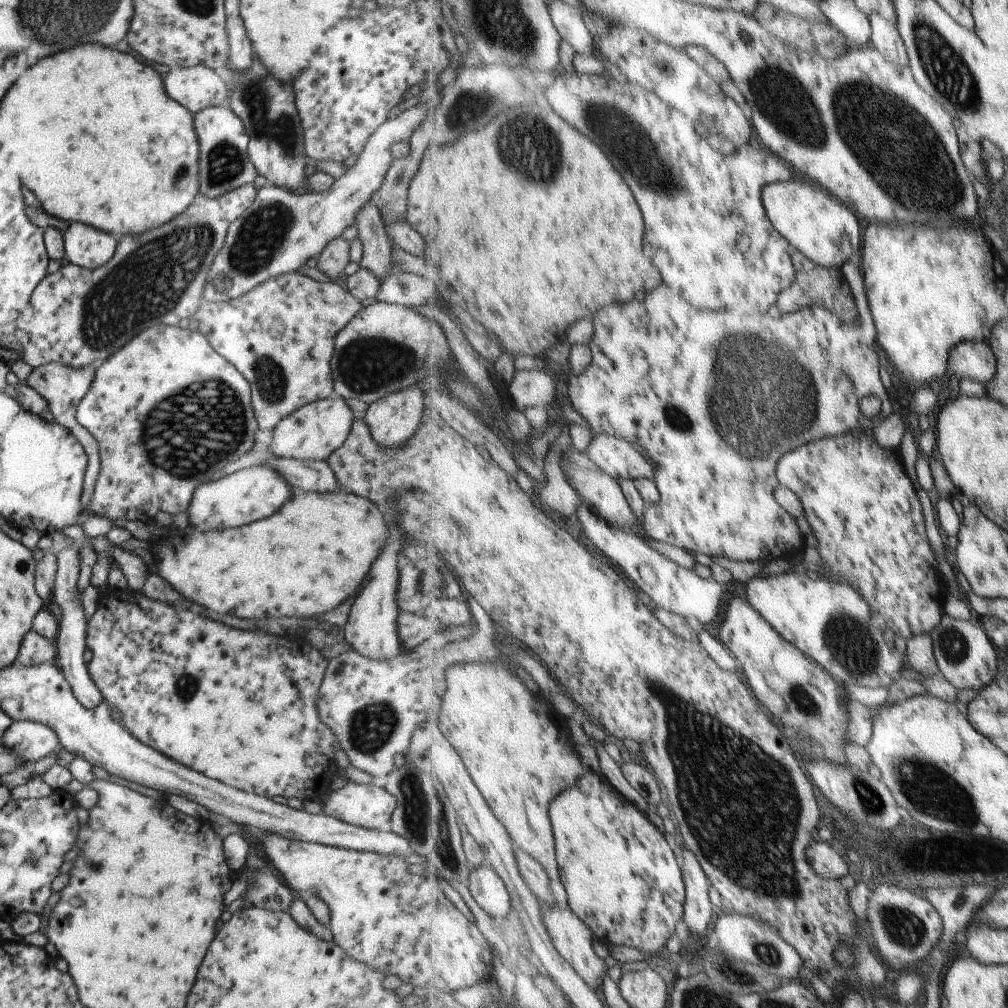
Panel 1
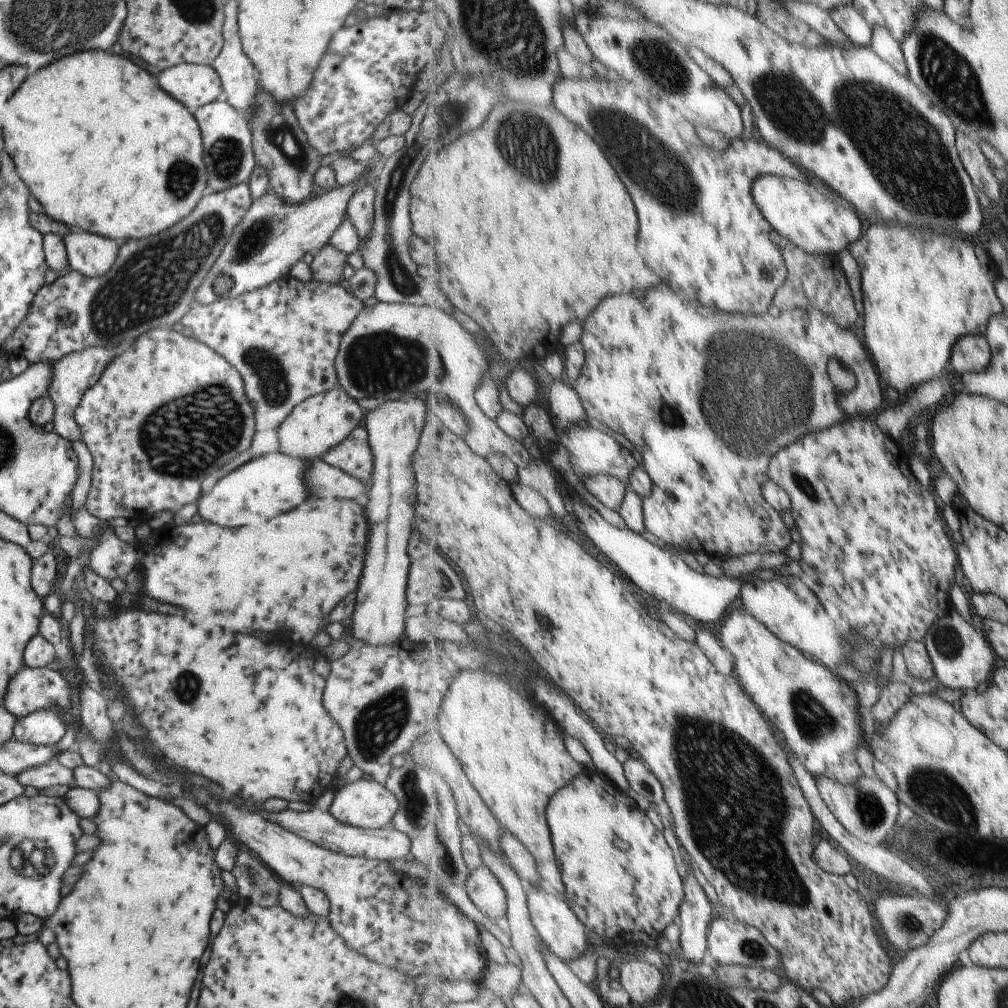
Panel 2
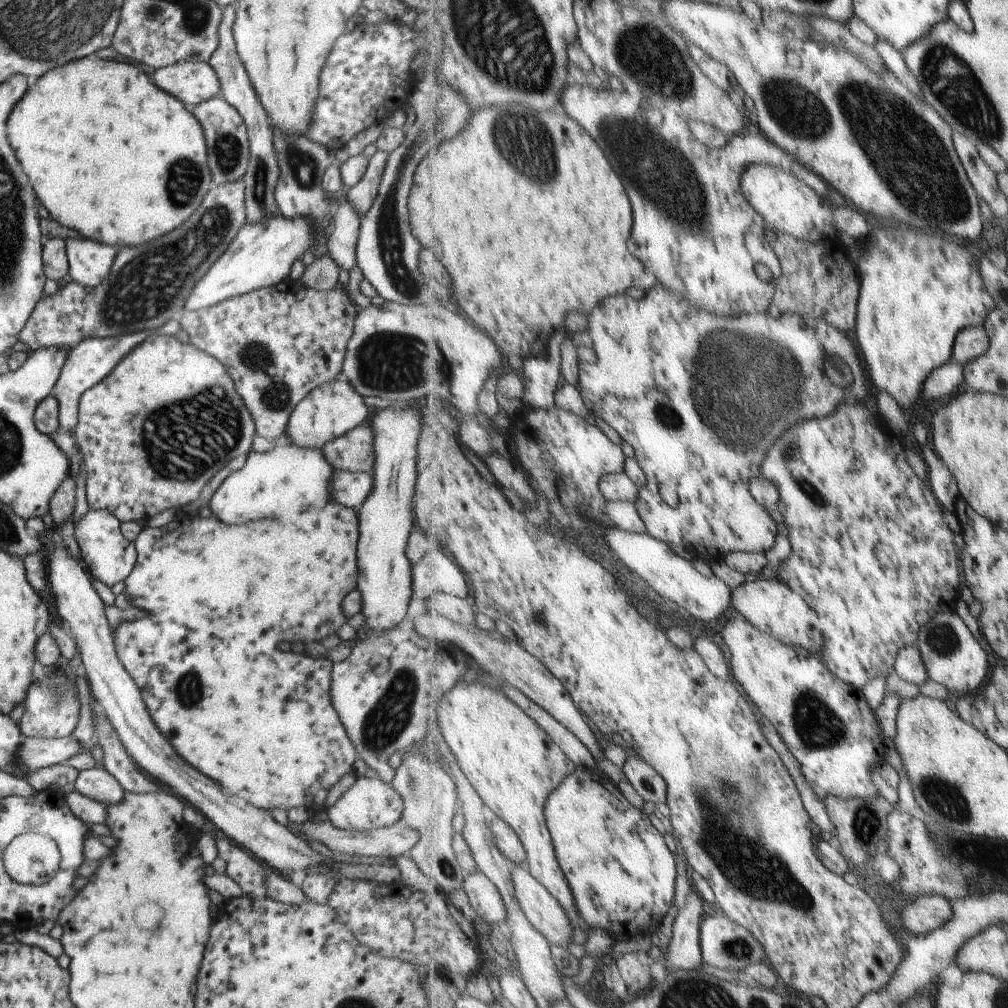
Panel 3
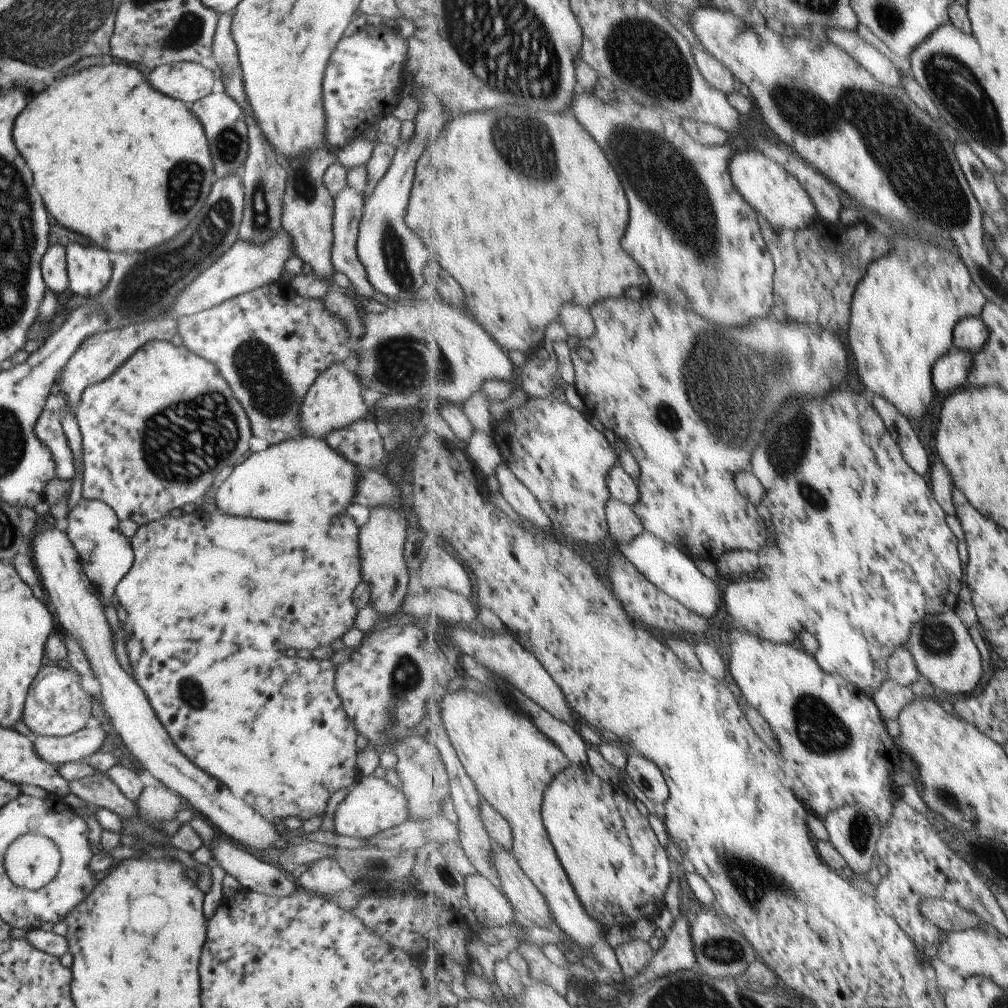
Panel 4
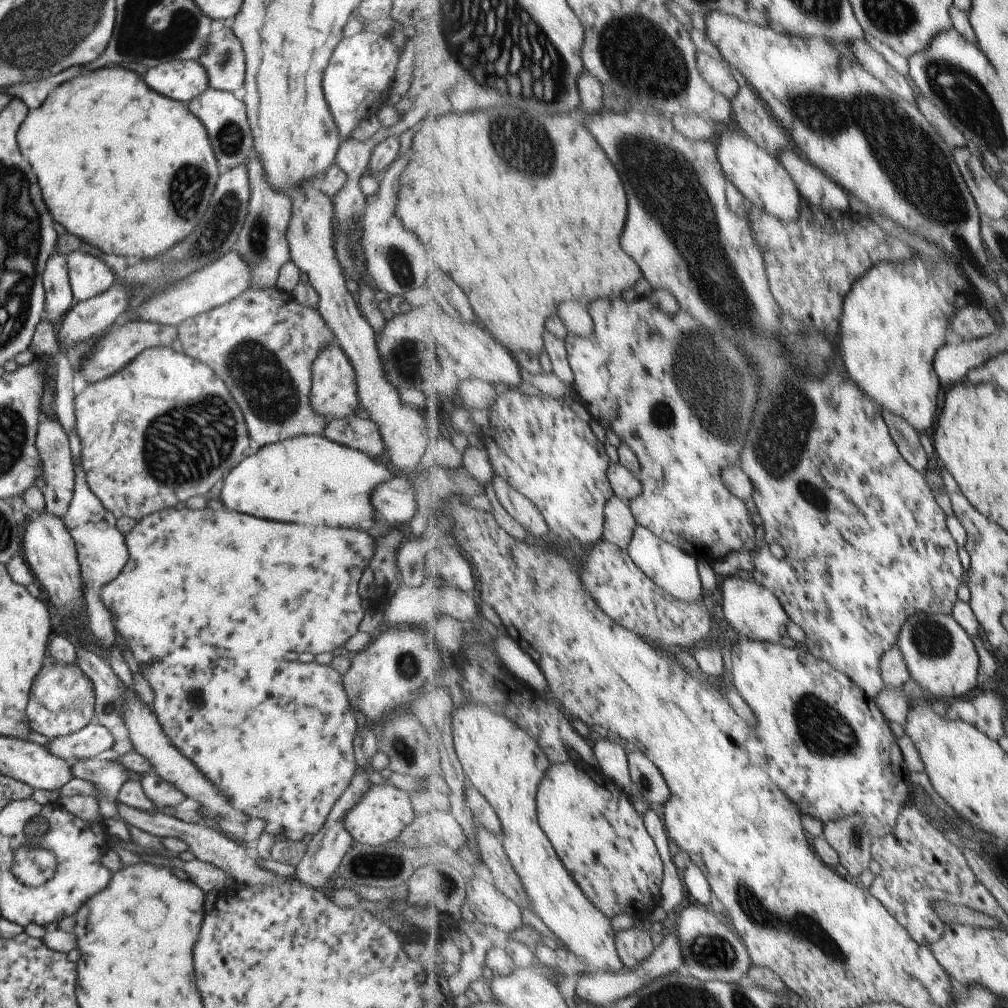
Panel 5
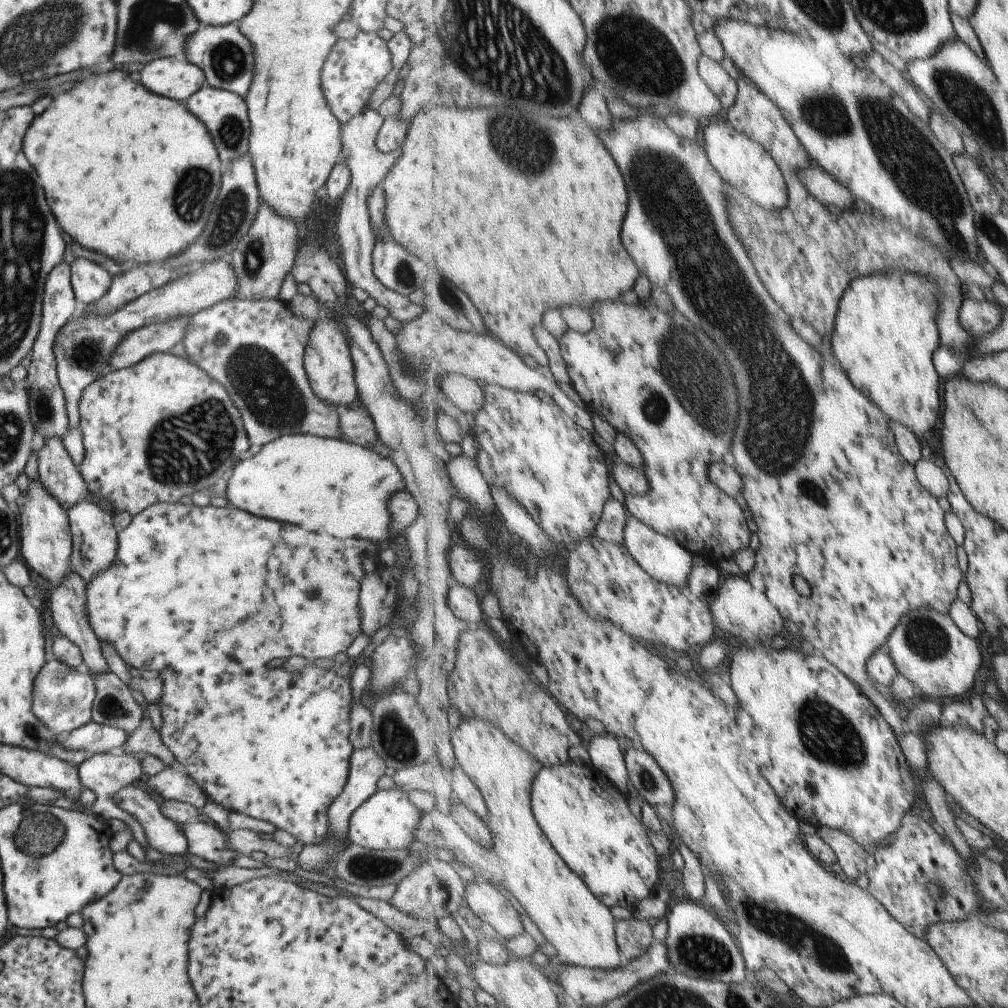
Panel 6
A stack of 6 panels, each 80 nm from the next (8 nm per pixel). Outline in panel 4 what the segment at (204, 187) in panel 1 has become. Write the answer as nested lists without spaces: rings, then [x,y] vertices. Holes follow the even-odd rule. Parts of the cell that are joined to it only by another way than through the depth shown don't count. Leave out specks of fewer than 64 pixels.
[[[215,89],[207,96],[196,100],[189,110],[197,117],[205,133],[210,164],[217,179],[229,174],[240,174],[248,151],[247,129],[242,108],[221,89]]]

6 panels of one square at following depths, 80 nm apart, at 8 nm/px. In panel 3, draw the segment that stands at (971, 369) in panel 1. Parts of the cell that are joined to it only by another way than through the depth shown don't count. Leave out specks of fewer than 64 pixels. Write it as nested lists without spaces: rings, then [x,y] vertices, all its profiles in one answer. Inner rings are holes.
[[[967,327],[963,330],[954,344],[953,360],[961,366],[975,358],[987,354],[989,350],[989,336],[983,327]]]

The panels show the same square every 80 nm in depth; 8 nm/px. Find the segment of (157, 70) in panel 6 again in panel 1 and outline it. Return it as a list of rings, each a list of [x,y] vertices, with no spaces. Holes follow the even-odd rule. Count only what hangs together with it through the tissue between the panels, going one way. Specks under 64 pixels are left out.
[[[203,65],[170,69],[162,79],[162,83],[166,93],[177,104],[184,106],[191,115],[195,115],[207,107],[219,106],[227,94],[227,86],[222,74]]]

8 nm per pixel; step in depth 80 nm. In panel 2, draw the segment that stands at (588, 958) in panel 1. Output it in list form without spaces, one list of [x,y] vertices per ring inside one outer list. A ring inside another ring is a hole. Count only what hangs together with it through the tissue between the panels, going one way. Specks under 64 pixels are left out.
[[[527,884],[526,887],[530,915],[542,940],[548,945],[551,951],[556,952],[564,961],[581,958],[583,952],[589,946],[589,938],[587,938],[589,930],[572,909],[571,904],[569,904],[566,898],[556,898],[553,894],[546,896],[540,887],[537,888],[534,885],[530,886]]]

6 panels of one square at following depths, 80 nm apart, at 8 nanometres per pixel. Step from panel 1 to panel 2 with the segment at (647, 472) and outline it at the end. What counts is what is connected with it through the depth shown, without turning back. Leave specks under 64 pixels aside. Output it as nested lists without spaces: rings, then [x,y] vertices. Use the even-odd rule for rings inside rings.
[[[577,423],[573,425],[566,434],[561,437],[556,432],[556,442],[558,444],[564,445],[570,453],[570,462],[572,463],[572,469],[575,471],[577,478],[583,487],[588,491],[587,483],[584,482],[585,479],[589,479],[591,475],[605,474],[605,475],[615,475],[619,477],[619,480],[629,483],[630,474],[639,467],[643,466],[643,462],[639,464],[633,456],[633,452],[625,446],[621,446],[617,443],[613,436],[595,430],[585,425],[583,428]]]

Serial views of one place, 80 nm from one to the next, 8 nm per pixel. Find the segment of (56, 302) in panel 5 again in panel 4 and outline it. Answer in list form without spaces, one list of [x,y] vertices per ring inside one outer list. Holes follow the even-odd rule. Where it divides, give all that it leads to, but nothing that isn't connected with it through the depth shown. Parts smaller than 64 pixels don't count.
[[[50,244],[47,252],[43,254],[43,258],[40,260],[40,266],[44,285],[53,291],[57,298],[58,293],[65,292],[65,288],[68,287],[64,247]]]

